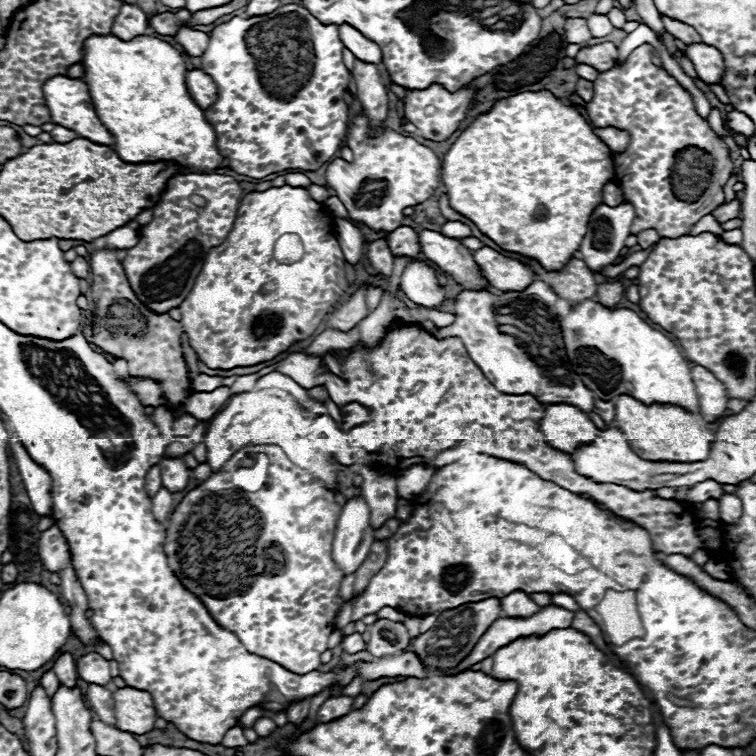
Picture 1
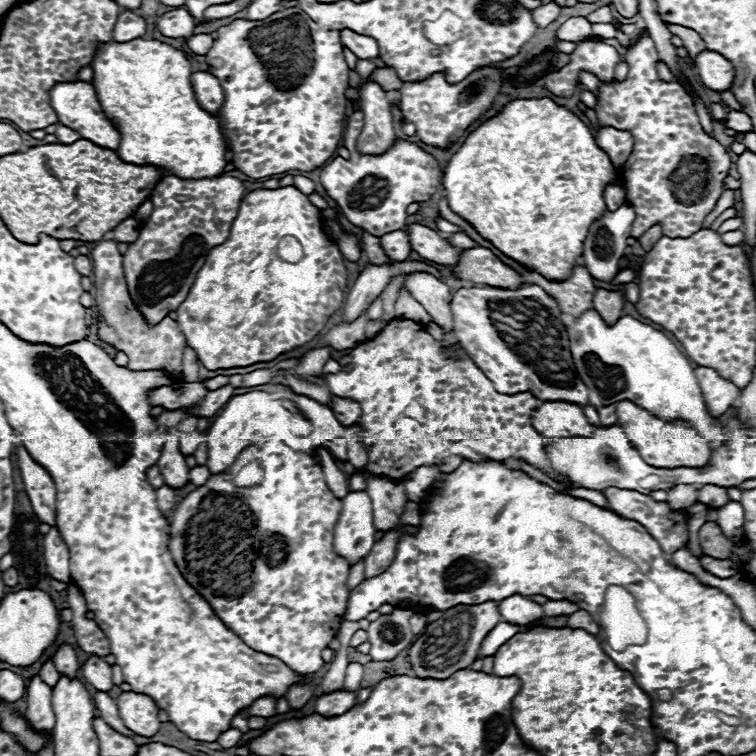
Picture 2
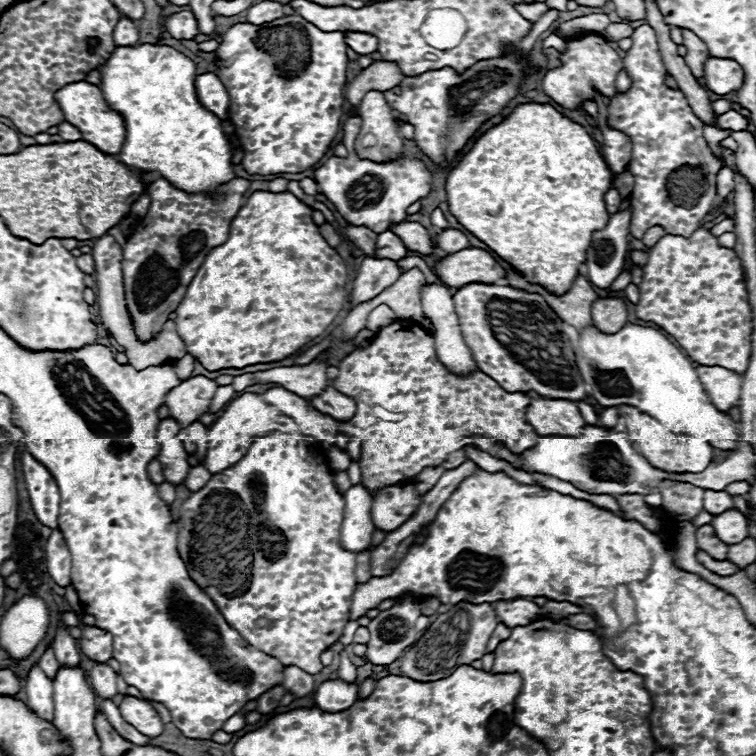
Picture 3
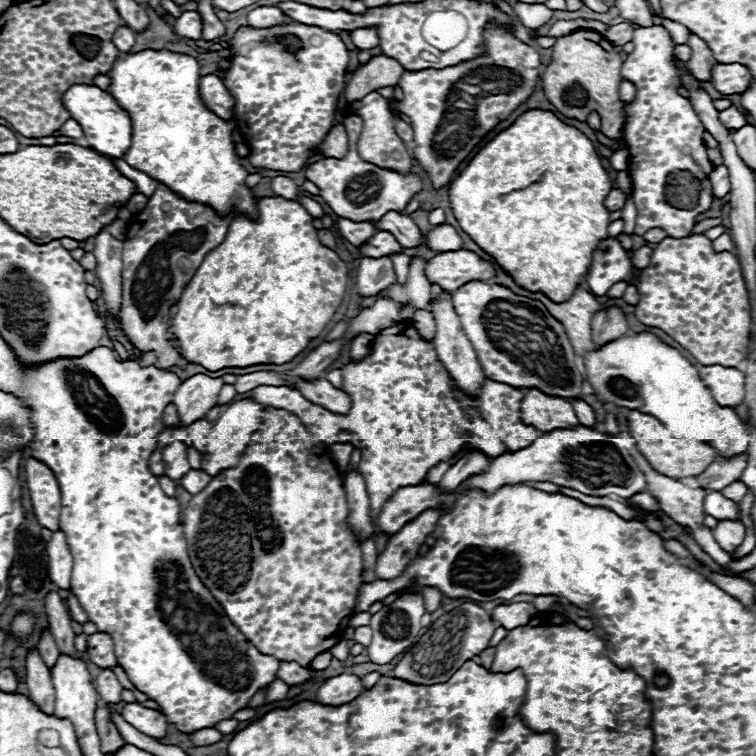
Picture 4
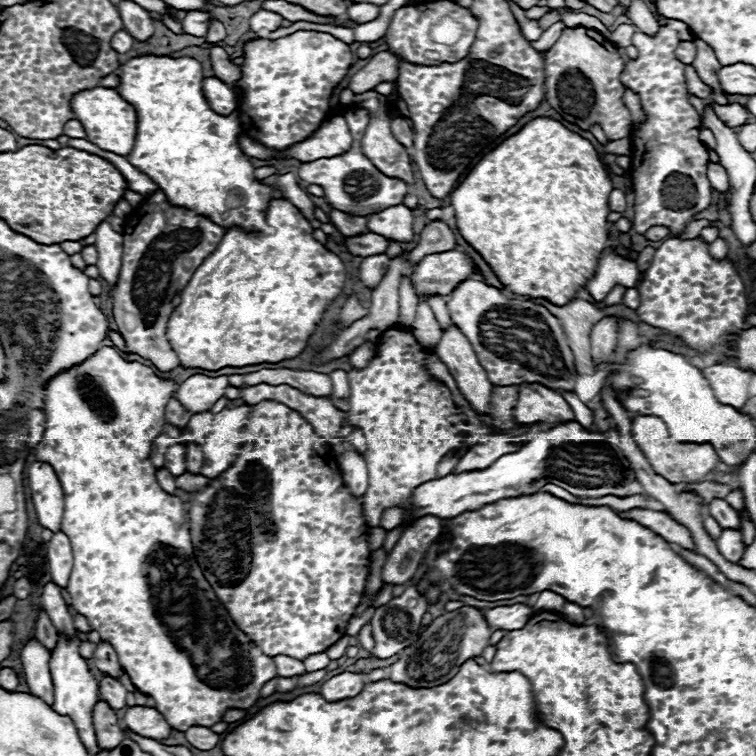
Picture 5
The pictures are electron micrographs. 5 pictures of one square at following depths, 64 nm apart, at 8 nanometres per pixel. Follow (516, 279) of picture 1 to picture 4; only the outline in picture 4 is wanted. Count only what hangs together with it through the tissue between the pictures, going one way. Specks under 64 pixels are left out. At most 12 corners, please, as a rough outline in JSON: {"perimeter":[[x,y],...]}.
{"perimeter":[[470,250],[438,252],[424,276],[444,292],[496,270]]}

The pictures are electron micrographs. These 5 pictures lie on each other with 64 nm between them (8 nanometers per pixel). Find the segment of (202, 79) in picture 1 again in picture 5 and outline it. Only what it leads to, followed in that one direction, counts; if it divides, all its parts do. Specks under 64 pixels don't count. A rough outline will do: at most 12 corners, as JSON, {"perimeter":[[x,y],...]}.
{"perimeter":[[204,78],[204,94],[218,114],[236,110],[236,96],[222,80]]}

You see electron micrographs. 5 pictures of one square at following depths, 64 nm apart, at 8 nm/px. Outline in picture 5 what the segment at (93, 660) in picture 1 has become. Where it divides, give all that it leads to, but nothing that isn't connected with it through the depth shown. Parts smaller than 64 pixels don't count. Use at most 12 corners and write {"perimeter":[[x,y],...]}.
{"perimeter":[[114,678],[100,682],[100,700],[126,708],[128,690]]}

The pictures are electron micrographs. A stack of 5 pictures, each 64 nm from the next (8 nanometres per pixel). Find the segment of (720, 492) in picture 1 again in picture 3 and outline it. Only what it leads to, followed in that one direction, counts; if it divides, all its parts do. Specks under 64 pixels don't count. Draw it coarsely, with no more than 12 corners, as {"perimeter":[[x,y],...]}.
{"perimeter":[[724,490],[704,492],[704,510],[718,516],[734,508]]}

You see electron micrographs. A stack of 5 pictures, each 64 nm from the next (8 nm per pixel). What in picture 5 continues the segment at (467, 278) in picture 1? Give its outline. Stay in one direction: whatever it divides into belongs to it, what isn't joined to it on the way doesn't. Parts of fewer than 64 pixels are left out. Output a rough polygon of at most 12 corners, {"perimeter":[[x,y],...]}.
{"perimeter":[[404,204],[366,216],[366,228],[390,240],[412,240]]}

